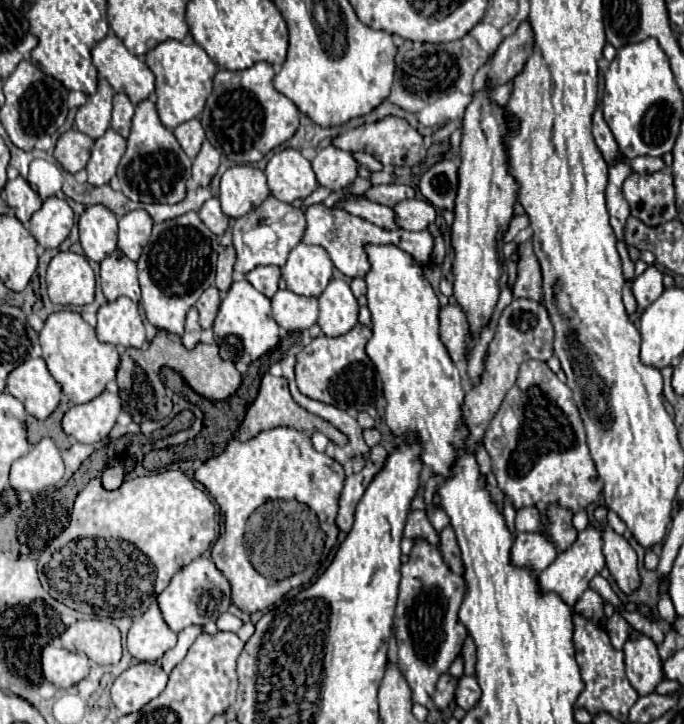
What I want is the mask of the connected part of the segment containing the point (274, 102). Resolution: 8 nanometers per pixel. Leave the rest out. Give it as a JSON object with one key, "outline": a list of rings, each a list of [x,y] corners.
{"outline":[[[256,62],[238,72],[218,70],[214,78],[214,90],[208,96],[200,120],[208,142],[234,164],[262,160],[276,146],[290,140],[298,128],[300,114],[296,104],[272,86],[272,78],[274,68],[268,62]]]}

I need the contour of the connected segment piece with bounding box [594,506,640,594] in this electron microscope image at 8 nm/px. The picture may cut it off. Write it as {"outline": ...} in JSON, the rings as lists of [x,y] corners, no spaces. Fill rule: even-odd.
{"outline":[[[598,506],[594,510],[594,518],[600,522],[602,526],[602,554],[606,560],[606,566],[610,570],[610,574],[614,576],[614,580],[618,582],[620,590],[630,594],[632,590],[636,590],[640,586],[640,576],[638,576],[638,566],[636,566],[636,552],[632,550],[632,546],[628,544],[626,538],[618,536],[606,522],[606,514],[608,508],[606,506]]]}

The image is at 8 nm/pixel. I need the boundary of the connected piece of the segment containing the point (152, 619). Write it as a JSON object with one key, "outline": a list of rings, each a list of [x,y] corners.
{"outline":[[[152,602],[128,630],[128,650],[140,662],[156,662],[166,650],[174,648],[176,634],[164,622],[160,608]]]}

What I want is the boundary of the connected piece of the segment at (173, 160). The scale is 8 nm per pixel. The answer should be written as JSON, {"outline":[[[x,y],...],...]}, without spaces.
{"outline":[[[152,98],[142,100],[136,106],[136,114],[132,120],[128,148],[118,166],[118,180],[122,186],[122,194],[132,202],[152,204],[176,204],[186,194],[186,180],[190,178],[192,160],[182,152],[178,140],[174,138],[172,130],[168,130],[160,118]]]}

